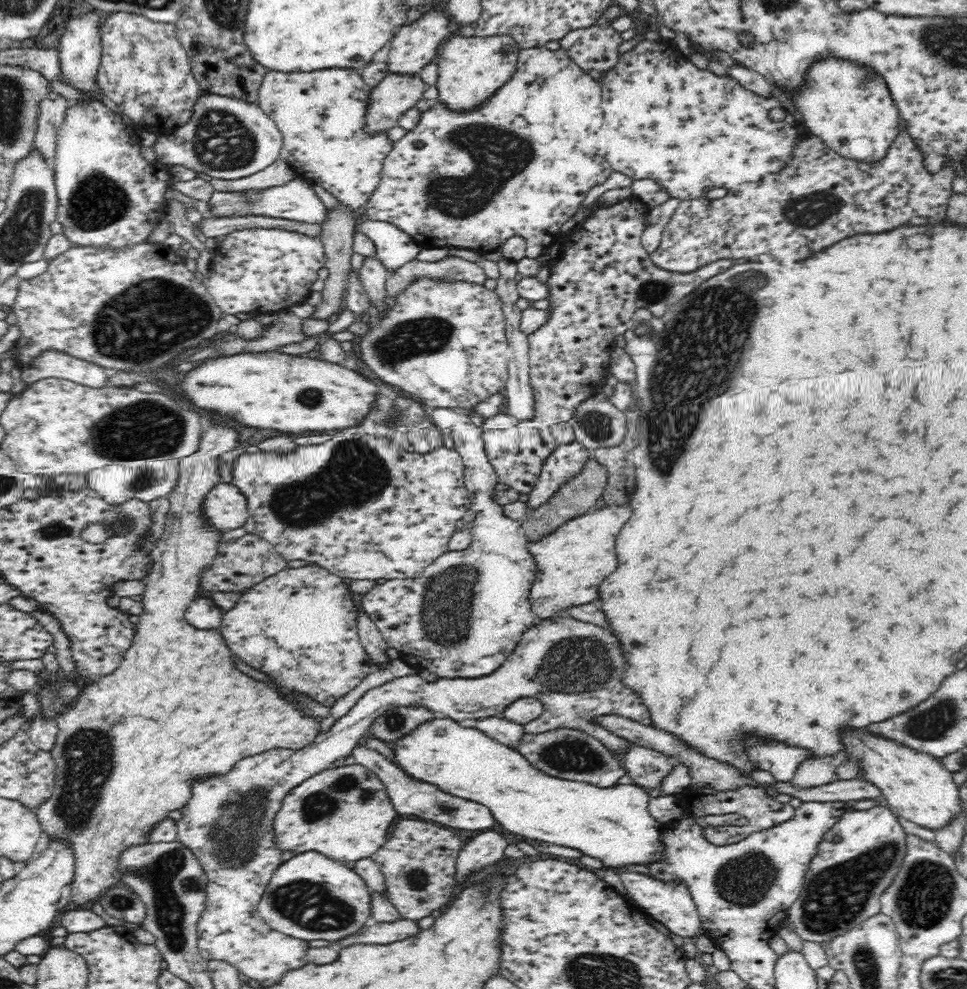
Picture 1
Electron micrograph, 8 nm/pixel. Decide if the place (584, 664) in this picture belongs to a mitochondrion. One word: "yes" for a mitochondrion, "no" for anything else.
yes

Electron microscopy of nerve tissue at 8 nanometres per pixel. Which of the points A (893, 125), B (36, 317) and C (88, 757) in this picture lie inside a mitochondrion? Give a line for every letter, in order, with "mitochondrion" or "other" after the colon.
A: other
B: other
C: mitochondrion

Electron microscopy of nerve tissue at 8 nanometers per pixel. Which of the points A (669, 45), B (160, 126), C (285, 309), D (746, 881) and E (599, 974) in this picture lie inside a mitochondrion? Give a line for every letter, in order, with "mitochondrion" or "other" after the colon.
A: other
B: other
C: other
D: mitochondrion
E: mitochondrion

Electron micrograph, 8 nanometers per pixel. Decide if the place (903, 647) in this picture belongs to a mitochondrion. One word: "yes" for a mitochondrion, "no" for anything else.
no

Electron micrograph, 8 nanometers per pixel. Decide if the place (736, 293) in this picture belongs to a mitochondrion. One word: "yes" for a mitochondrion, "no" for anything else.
yes

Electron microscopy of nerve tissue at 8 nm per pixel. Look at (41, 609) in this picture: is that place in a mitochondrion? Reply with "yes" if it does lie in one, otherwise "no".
no

